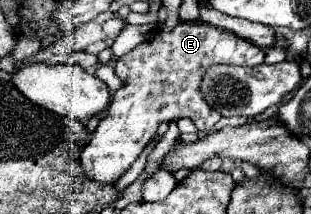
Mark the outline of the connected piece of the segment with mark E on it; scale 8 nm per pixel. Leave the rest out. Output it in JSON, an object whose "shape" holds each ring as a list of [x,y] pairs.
{"shape":[[[182,22],[168,32],[156,30],[148,42],[138,44],[132,52],[116,60],[114,70],[116,70],[116,76],[122,80],[122,88],[114,92],[112,102],[104,118],[100,120],[98,128],[94,130],[92,140],[88,142],[88,146],[84,146],[80,154],[80,162],[86,176],[96,182],[116,182],[130,168],[130,164],[140,156],[140,150],[148,144],[148,140],[154,138],[162,122],[190,118],[196,124],[198,132],[208,132],[222,116],[218,114],[218,110],[210,108],[210,104],[204,100],[202,90],[200,90],[202,76],[208,72],[208,68],[216,64],[238,64],[238,66],[258,68],[260,64],[264,64],[264,56],[266,56],[264,48],[236,36],[234,32],[226,32],[222,28],[216,28],[204,22]]]}

